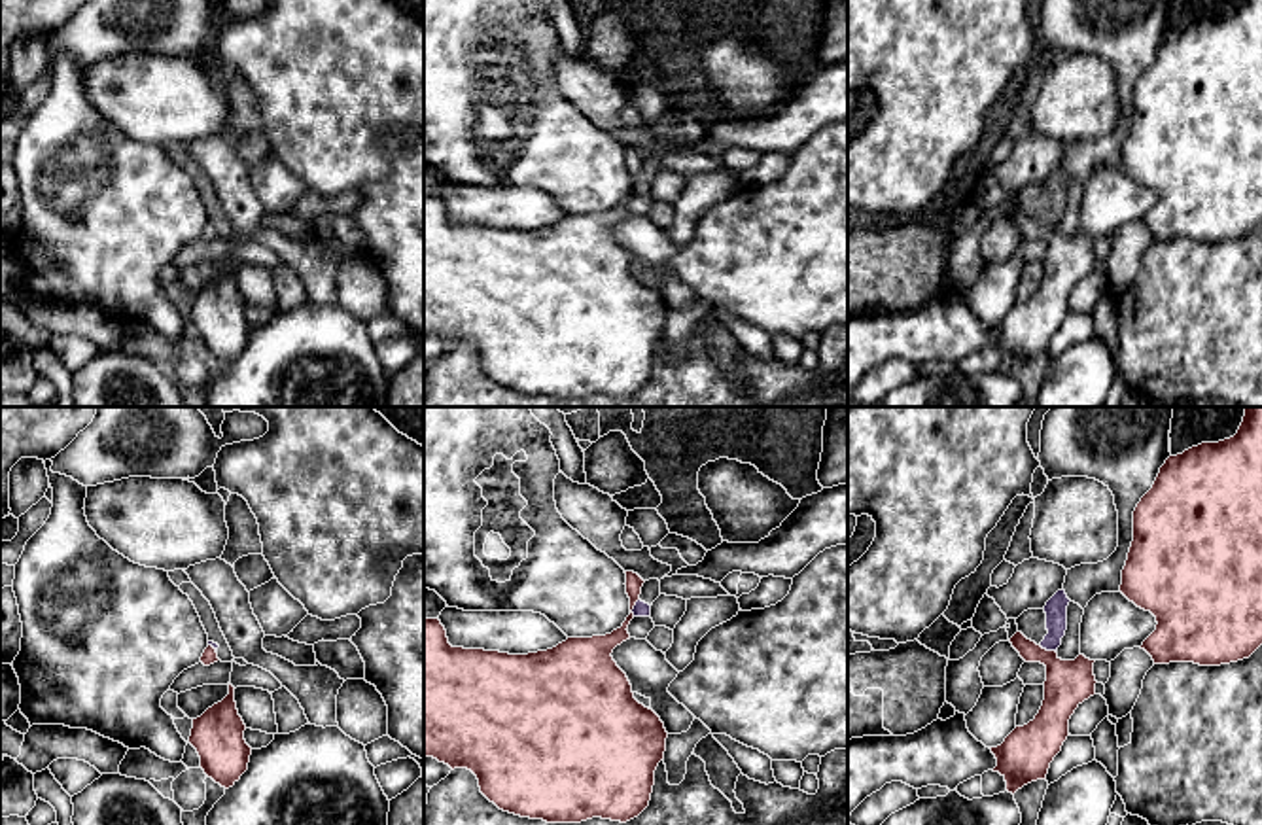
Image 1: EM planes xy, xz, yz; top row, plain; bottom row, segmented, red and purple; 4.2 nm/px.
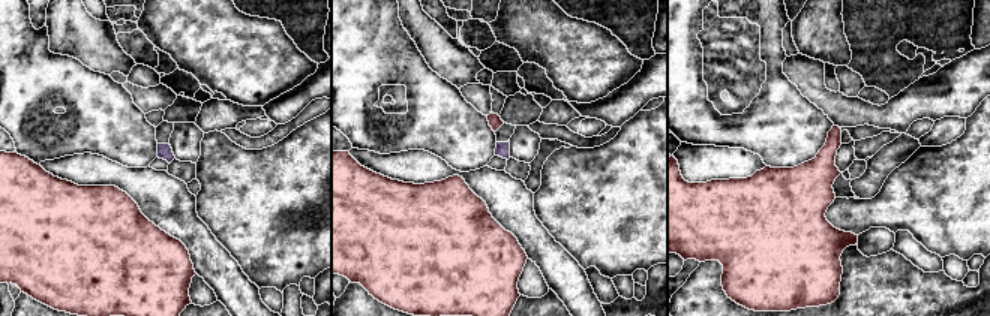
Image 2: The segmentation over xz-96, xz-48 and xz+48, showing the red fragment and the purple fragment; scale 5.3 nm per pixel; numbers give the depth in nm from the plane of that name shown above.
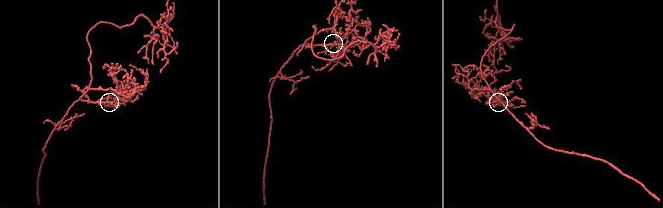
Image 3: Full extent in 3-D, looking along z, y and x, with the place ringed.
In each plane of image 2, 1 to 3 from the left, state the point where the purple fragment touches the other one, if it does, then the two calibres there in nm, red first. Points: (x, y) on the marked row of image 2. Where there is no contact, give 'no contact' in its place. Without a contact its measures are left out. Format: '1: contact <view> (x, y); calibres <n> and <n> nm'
1: no contact
2: no contact
3: no contact

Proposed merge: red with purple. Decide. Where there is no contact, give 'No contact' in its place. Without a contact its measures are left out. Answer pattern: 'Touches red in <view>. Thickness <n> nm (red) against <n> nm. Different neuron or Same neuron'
Touches red in xz. Thickness 140 nm (red) against 60 nm. Different neuron

